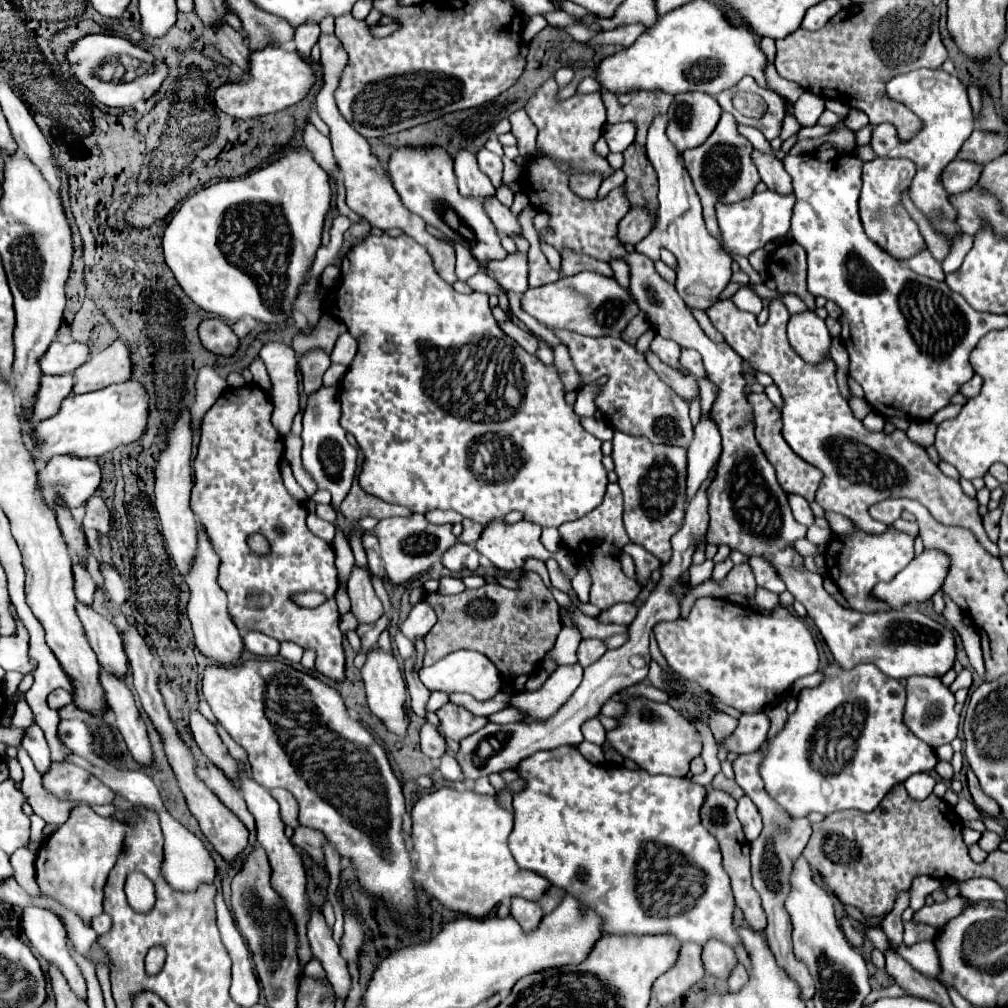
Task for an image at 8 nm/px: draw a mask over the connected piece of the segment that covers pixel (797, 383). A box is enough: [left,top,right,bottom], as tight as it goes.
[706,298,998,556]

